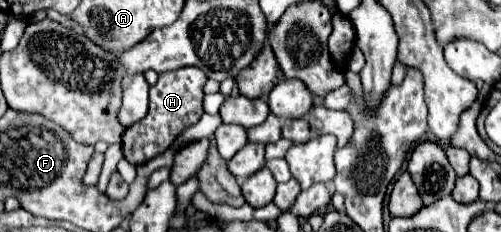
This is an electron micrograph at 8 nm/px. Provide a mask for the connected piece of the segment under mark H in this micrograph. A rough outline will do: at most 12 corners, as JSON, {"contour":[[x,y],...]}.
{"contour":[[193,66],[159,74],[147,116],[123,132],[135,166],[165,152],[201,118]]}

